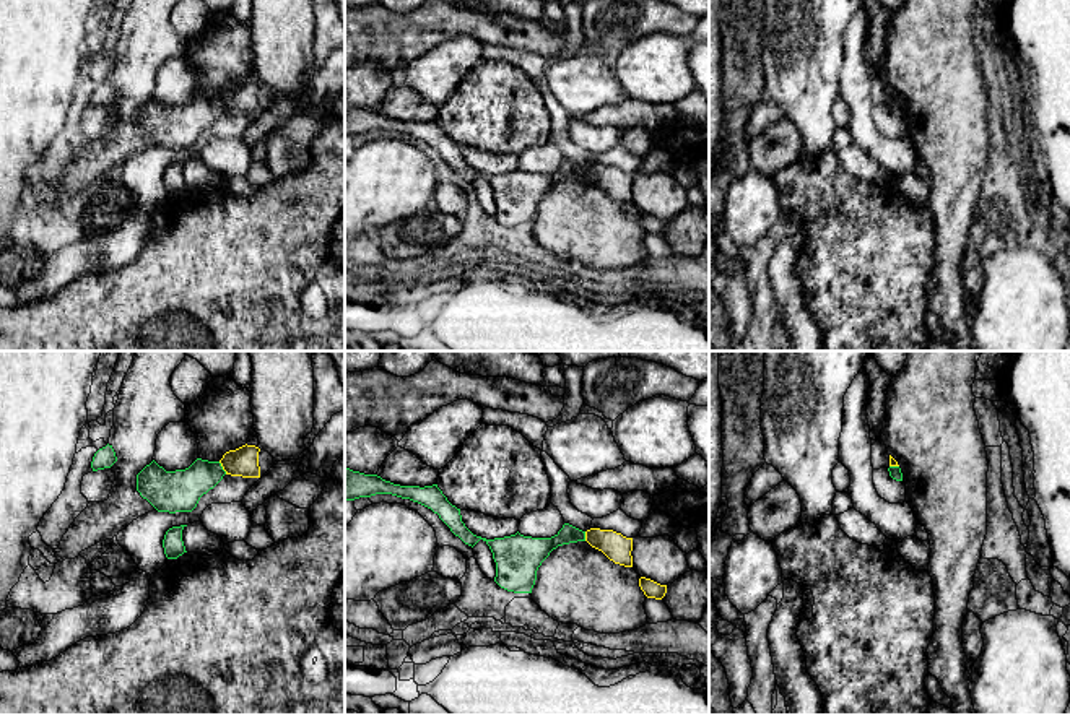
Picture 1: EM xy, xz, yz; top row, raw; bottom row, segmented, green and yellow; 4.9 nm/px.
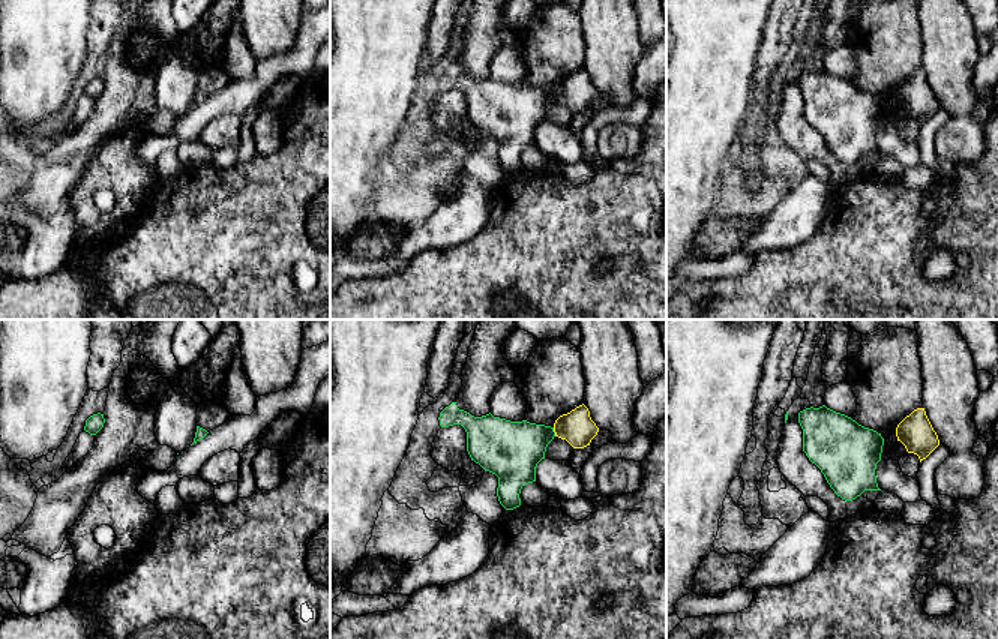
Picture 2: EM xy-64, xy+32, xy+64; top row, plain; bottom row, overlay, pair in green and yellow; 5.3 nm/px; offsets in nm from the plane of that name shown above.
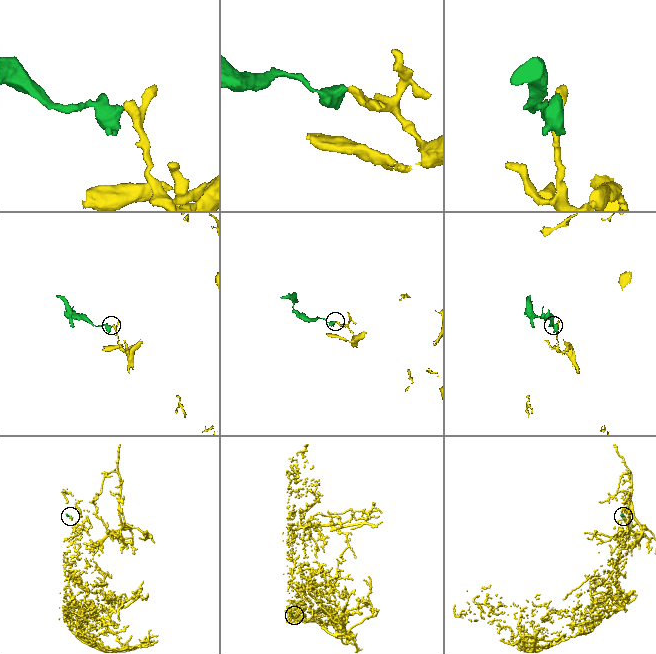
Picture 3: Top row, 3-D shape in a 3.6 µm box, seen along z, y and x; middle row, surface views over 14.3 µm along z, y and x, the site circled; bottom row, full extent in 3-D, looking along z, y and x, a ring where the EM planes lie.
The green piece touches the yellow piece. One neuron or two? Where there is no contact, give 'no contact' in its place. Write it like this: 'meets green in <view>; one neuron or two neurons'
meets green in xy; two neurons

